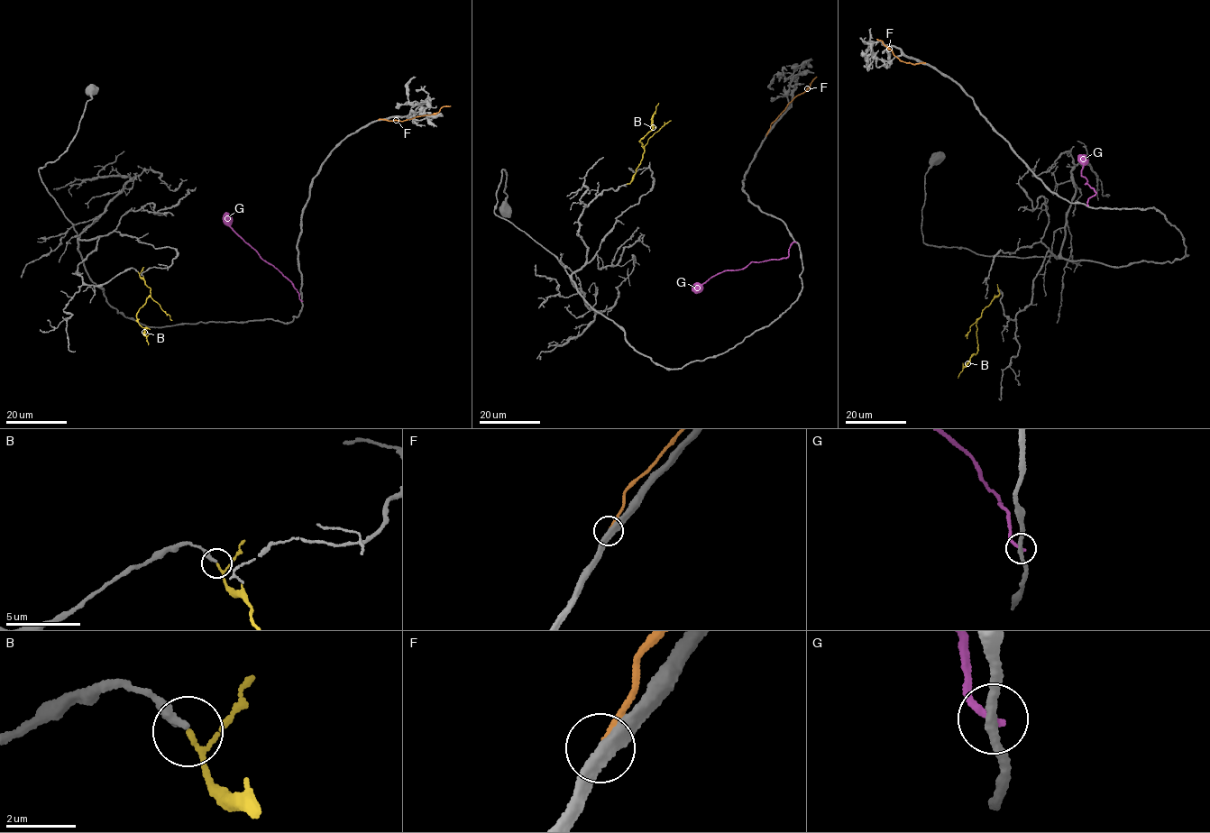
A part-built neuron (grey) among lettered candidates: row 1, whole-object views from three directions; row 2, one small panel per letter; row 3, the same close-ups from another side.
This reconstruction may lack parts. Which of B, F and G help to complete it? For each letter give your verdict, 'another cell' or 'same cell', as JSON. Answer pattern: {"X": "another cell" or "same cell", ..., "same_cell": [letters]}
{"B": "same cell", "F": "another cell", "G": "another cell", "same_cell": ["B"]}

